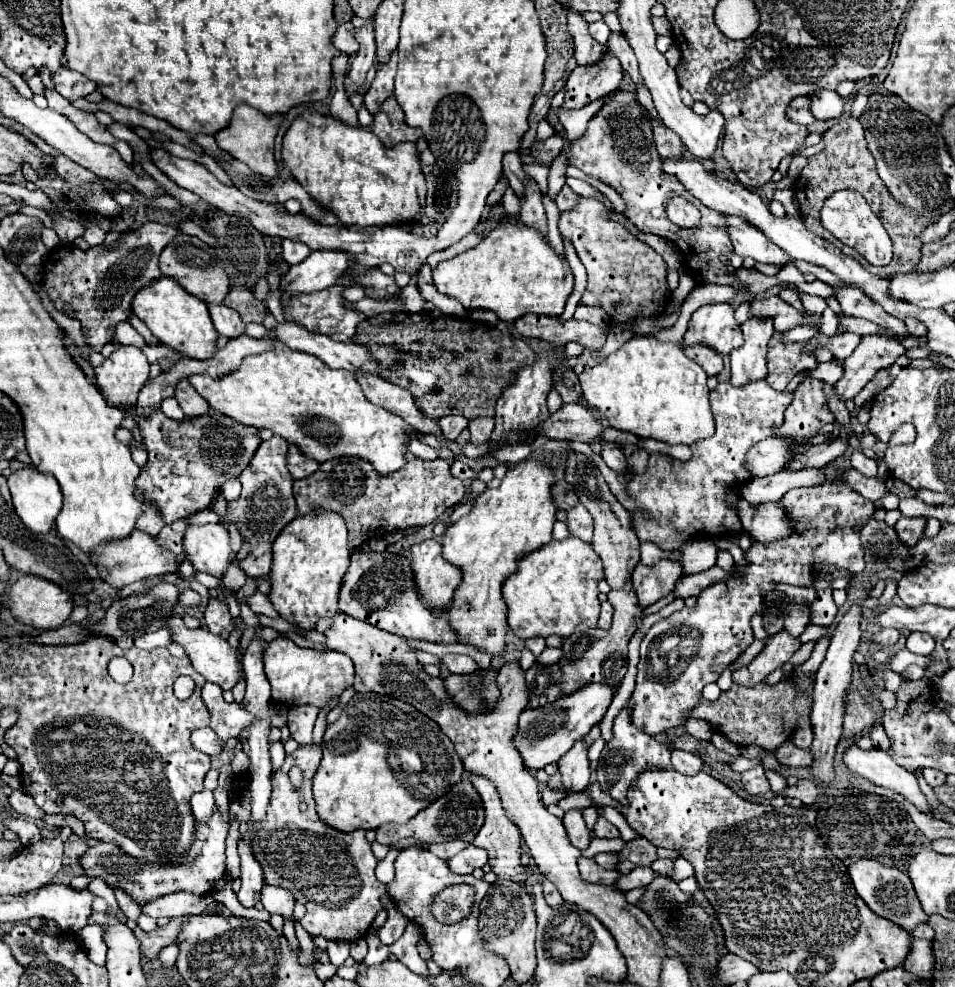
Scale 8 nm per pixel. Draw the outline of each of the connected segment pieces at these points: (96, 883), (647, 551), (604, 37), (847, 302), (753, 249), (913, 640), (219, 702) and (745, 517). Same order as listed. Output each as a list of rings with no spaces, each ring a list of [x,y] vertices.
[[[93,879],[89,883],[88,889],[96,896],[100,896],[108,902],[109,908],[108,911],[106,911],[108,915],[114,915],[114,917],[118,917],[118,913],[116,913],[116,911],[118,911],[118,903],[116,903],[114,891],[108,887],[108,885],[106,885],[102,879]]]
[[[640,542],[640,562],[647,566],[653,566],[663,558],[678,560],[680,557],[681,553],[678,549],[665,552],[652,542]]]
[[[596,21],[596,23],[590,23],[590,35],[592,35],[598,43],[606,45],[606,41],[608,41],[608,37],[610,37],[610,29],[608,29],[608,25],[606,25],[604,21]]]
[[[854,287],[836,289],[836,299],[842,305],[844,313],[850,317],[868,319],[868,321],[888,329],[896,337],[908,337],[910,335],[910,333],[906,333],[906,325],[902,319],[890,317],[882,309],[882,305],[874,305],[874,301],[870,301],[870,297],[866,297],[866,293],[860,293],[860,289],[854,289]]]
[[[726,215],[726,227],[730,233],[730,241],[734,245],[734,253],[742,257],[752,257],[760,263],[774,263],[774,265],[786,265],[790,261],[788,253],[784,253],[778,245],[774,245],[762,231],[754,229],[748,221],[742,221],[742,217]]]
[[[910,633],[908,635],[908,641],[906,641],[906,647],[912,653],[928,655],[934,649],[934,639],[928,633]]]
[[[206,683],[202,687],[202,699],[204,699],[204,703],[212,715],[210,727],[218,735],[222,747],[226,745],[226,741],[230,737],[238,737],[240,731],[254,721],[254,717],[246,709],[240,709],[238,703],[228,705],[222,699],[222,689],[214,683]]]
[[[738,499],[738,505],[734,505],[734,509],[738,509],[744,531],[748,531],[756,541],[778,541],[788,537],[792,531],[792,525],[786,521],[784,511],[778,503],[752,505],[744,499]]]

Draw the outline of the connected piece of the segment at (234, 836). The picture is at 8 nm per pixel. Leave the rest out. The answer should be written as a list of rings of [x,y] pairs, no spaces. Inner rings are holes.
[[[232,827],[230,837],[228,837],[228,849],[226,849],[226,857],[228,857],[228,879],[240,879],[240,857],[236,851],[236,841],[238,841],[238,827]]]

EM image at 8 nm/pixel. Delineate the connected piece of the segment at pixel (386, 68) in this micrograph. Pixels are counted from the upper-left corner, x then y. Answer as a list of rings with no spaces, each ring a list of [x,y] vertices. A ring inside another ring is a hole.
[[[392,53],[390,61],[380,65],[376,63],[376,79],[372,81],[370,91],[364,95],[364,105],[366,109],[374,115],[380,105],[392,97],[394,93],[394,77],[396,77],[396,65],[398,65],[398,53]]]

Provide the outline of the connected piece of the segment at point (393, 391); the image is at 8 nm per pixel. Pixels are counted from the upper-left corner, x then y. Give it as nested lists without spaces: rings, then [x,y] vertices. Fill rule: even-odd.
[[[356,373],[356,381],[360,383],[364,395],[374,403],[374,405],[382,405],[386,411],[400,415],[406,423],[424,429],[426,433],[434,435],[438,441],[446,441],[444,435],[440,433],[438,427],[438,419],[430,419],[426,415],[422,415],[418,411],[418,407],[414,405],[412,395],[396,385],[390,385],[388,381],[380,379],[378,375],[372,373]]]

